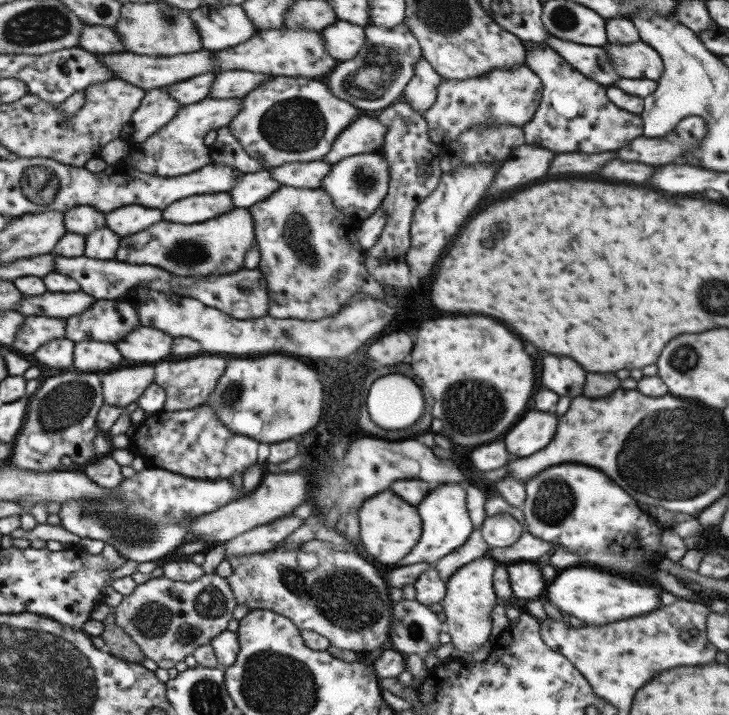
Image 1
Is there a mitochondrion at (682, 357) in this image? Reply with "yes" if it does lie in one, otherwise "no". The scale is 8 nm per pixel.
yes

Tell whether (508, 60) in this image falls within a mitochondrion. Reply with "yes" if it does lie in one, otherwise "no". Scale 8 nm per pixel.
no

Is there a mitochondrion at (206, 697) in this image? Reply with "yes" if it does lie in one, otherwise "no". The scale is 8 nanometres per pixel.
yes

